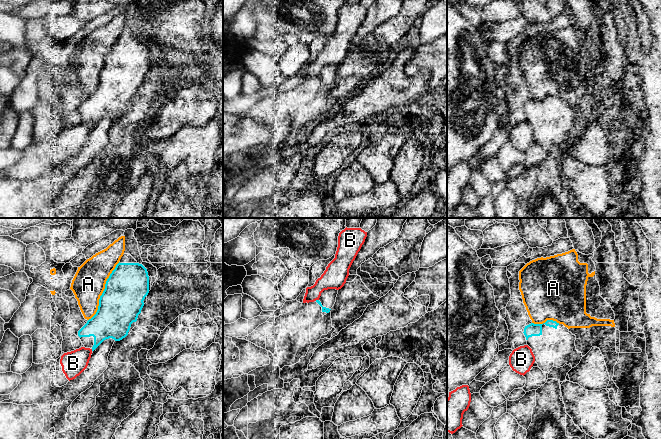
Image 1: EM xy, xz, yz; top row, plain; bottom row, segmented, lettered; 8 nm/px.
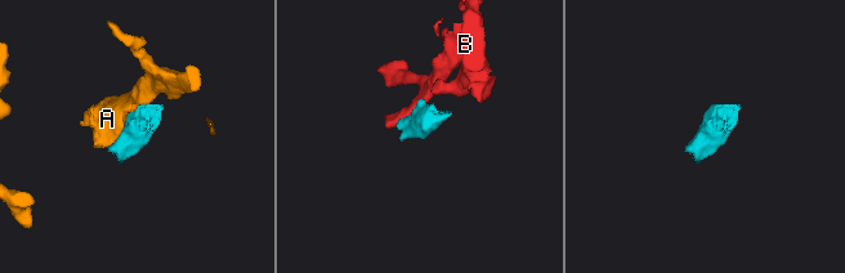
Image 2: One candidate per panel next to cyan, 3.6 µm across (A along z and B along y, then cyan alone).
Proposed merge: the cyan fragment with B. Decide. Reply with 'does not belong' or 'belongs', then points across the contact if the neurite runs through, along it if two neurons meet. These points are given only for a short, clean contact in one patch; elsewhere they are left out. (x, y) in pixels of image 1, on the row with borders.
does not belong; border along xz (318, 299), (315, 300)

